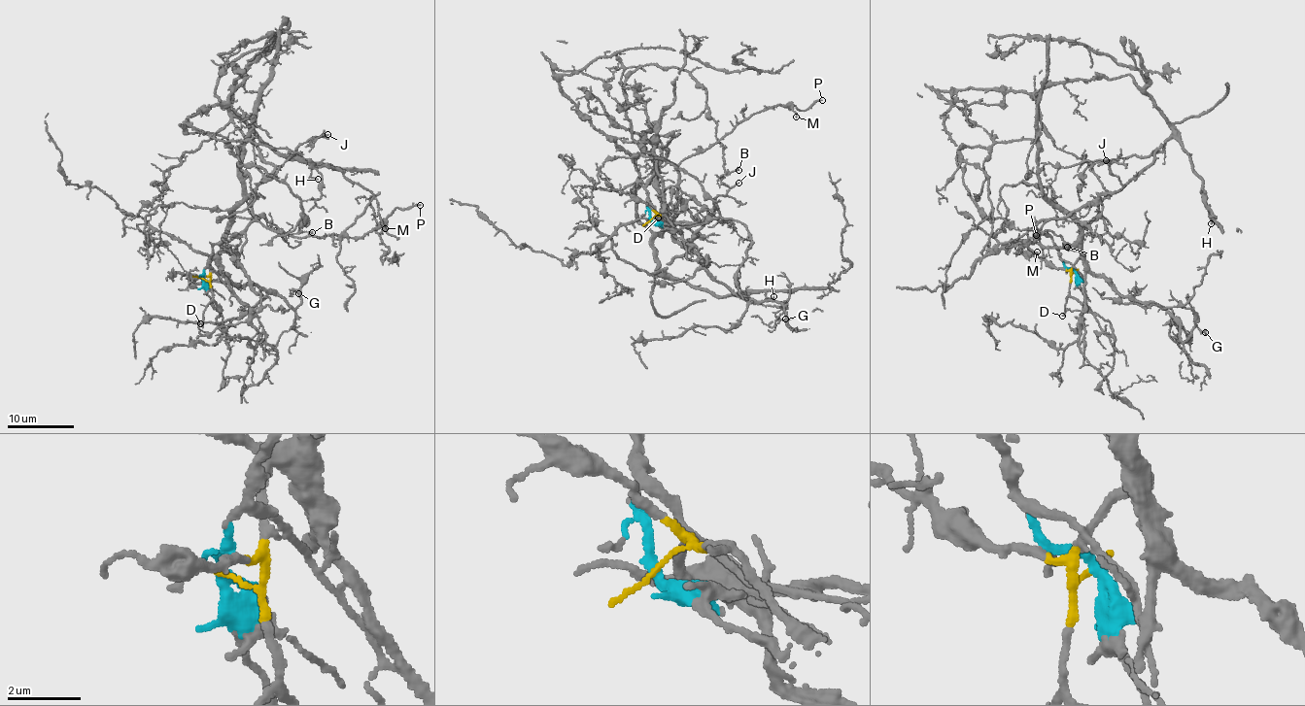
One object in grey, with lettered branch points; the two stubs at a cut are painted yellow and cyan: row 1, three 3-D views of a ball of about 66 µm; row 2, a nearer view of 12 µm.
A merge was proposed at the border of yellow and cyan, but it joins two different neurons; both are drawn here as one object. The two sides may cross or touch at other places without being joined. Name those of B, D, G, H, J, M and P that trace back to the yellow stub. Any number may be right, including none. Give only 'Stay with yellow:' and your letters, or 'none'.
Stay with yellow: B, D, G

